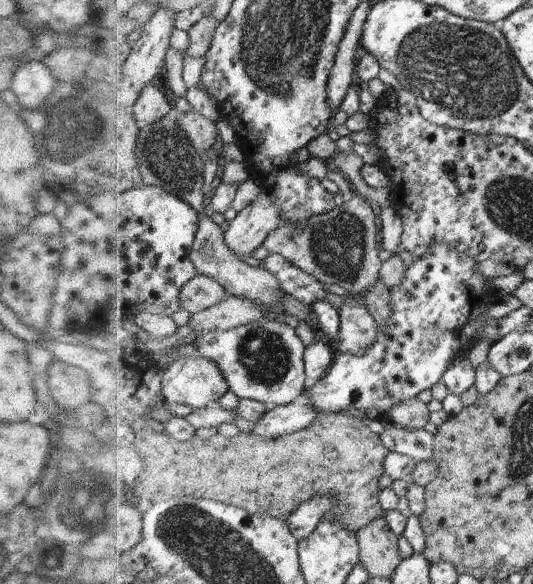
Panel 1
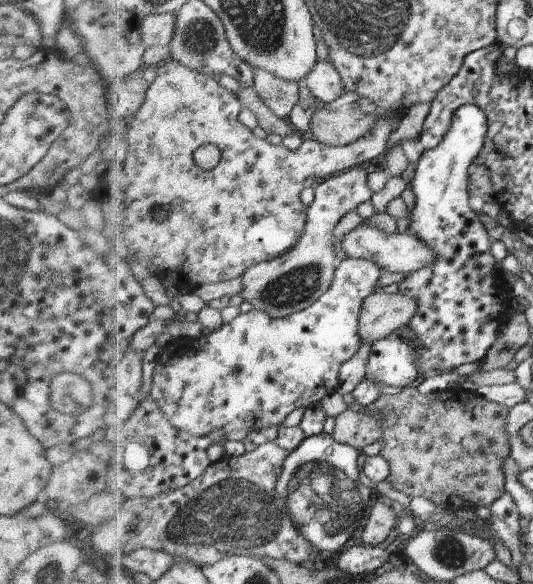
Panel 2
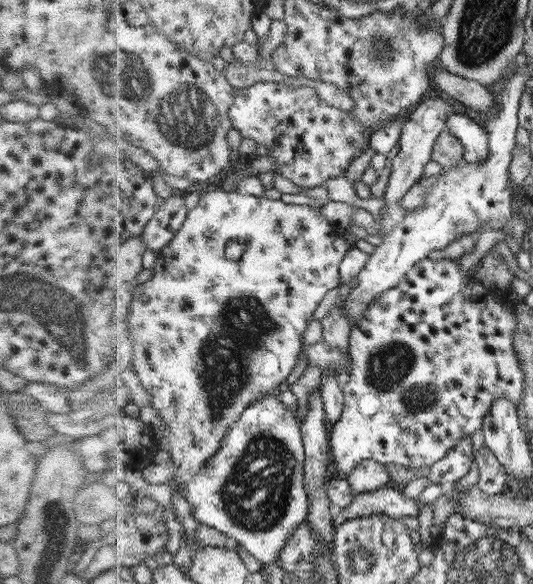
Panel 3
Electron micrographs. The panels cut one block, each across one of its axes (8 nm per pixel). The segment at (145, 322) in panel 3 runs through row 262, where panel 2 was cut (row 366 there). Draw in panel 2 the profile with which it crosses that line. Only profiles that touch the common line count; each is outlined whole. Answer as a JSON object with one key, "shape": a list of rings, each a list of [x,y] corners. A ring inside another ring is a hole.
{"shape":[[[347,258],[344,261],[340,261],[330,290],[310,308],[281,319],[272,318],[269,312],[259,311],[254,308],[249,313],[240,314],[231,323],[225,324],[220,330],[215,330],[212,333],[198,338],[188,350],[182,350],[182,352],[178,351],[176,354],[172,355],[168,363],[164,364],[164,362],[160,362],[158,364],[151,364],[151,382],[149,386],[151,396],[160,405],[166,418],[170,419],[179,429],[192,432],[199,437],[211,435],[214,431],[228,430],[228,432],[230,432],[232,430],[246,430],[246,432],[252,432],[273,425],[282,428],[282,424],[286,422],[286,418],[288,418],[294,410],[298,410],[298,408],[302,408],[302,406],[305,409],[316,408],[318,405],[321,405],[321,402],[326,396],[330,396],[339,390],[343,364],[348,362],[351,358],[354,358],[360,350],[360,309],[366,298],[375,292],[375,287],[382,274],[381,268],[375,262],[366,259]]]}

